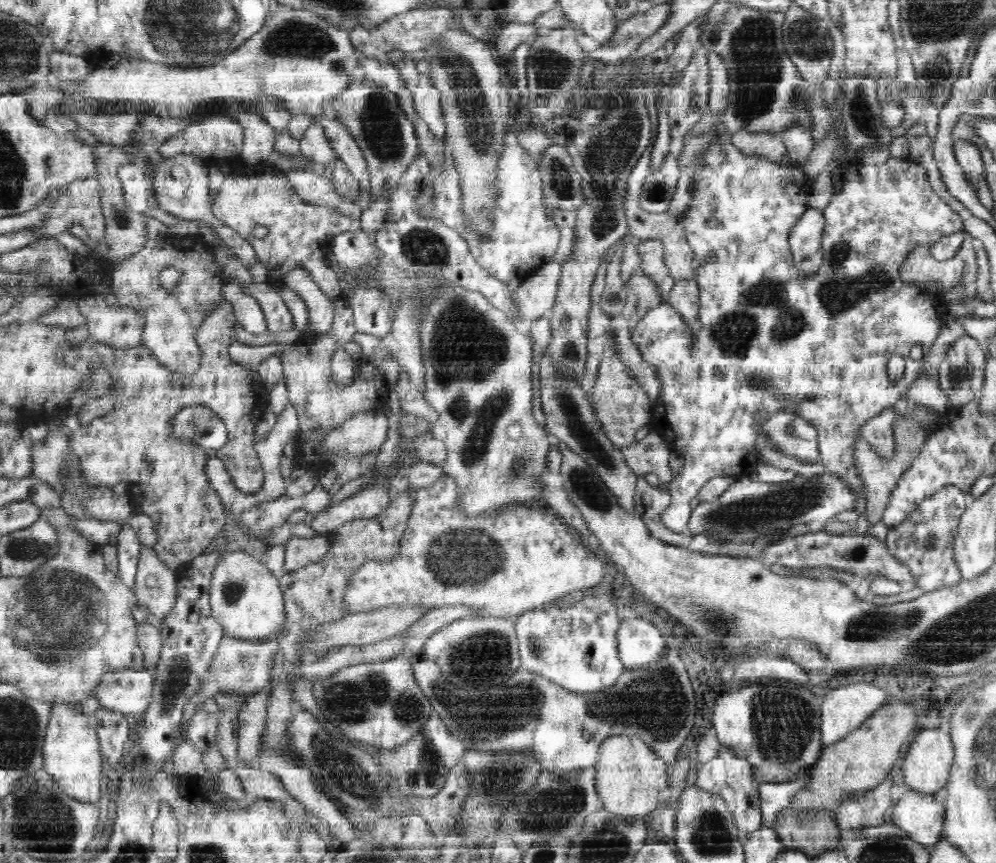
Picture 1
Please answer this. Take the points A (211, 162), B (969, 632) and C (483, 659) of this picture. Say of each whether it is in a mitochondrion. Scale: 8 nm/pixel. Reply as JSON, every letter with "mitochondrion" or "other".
{"A":"other","B":"mitochondrion","C":"mitochondrion"}

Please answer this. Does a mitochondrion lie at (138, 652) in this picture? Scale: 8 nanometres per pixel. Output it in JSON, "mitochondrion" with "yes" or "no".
{"mitochondrion":"no"}

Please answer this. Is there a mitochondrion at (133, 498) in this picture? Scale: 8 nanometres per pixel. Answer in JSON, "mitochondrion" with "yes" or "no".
{"mitochondrion":"no"}

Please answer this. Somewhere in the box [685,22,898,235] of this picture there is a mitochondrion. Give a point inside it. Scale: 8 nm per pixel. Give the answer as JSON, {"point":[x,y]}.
{"point":[860,113]}

